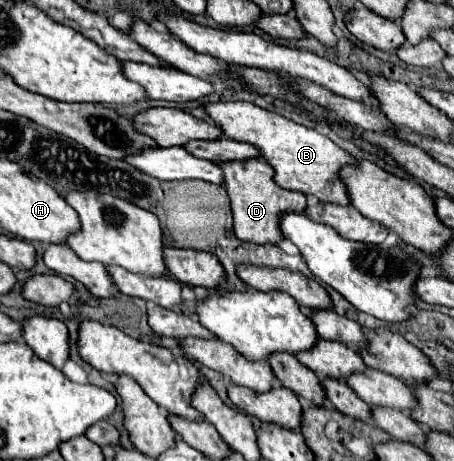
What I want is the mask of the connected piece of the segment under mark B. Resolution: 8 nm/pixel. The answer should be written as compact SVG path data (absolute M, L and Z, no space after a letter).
M214 102L206 106L206 112L212 116L216 126L222 128L226 138L254 144L260 150L262 158L276 170L274 180L282 188L312 194L320 202L332 202L340 206L350 204L346 184L340 180L338 172L344 166L354 164L354 158L326 136L318 134L312 128L296 124L280 114L262 110L250 102Z

